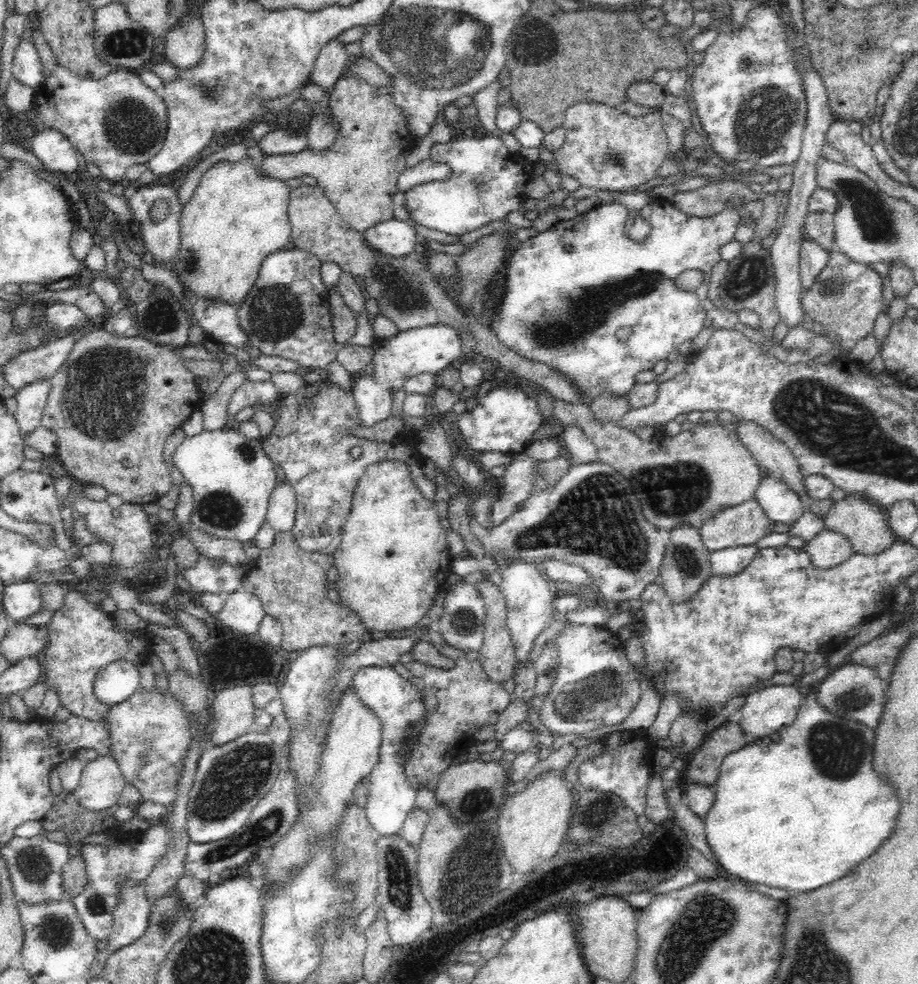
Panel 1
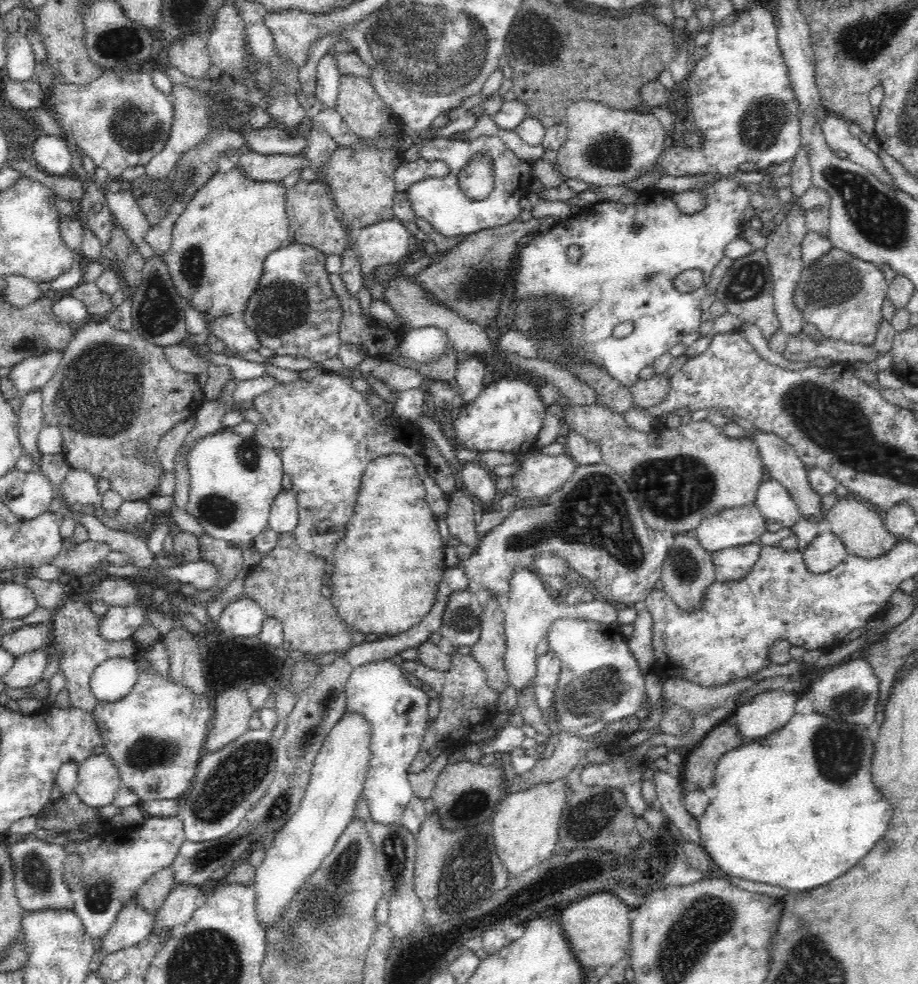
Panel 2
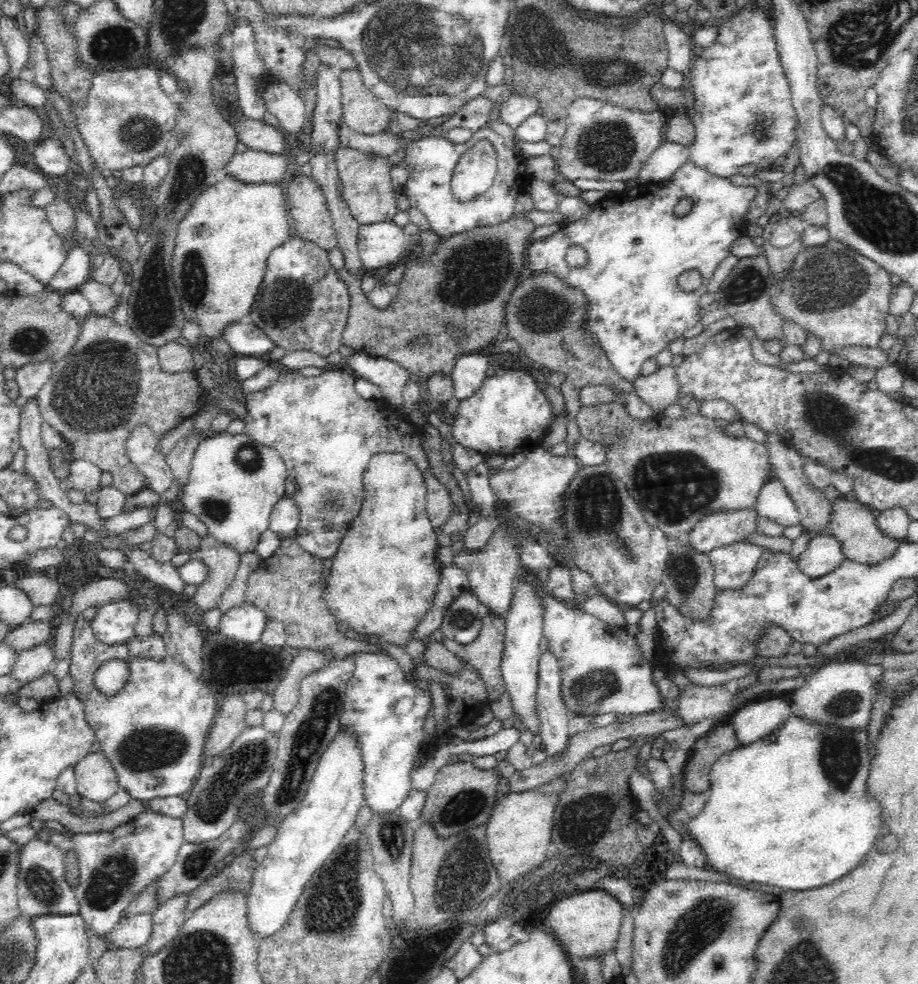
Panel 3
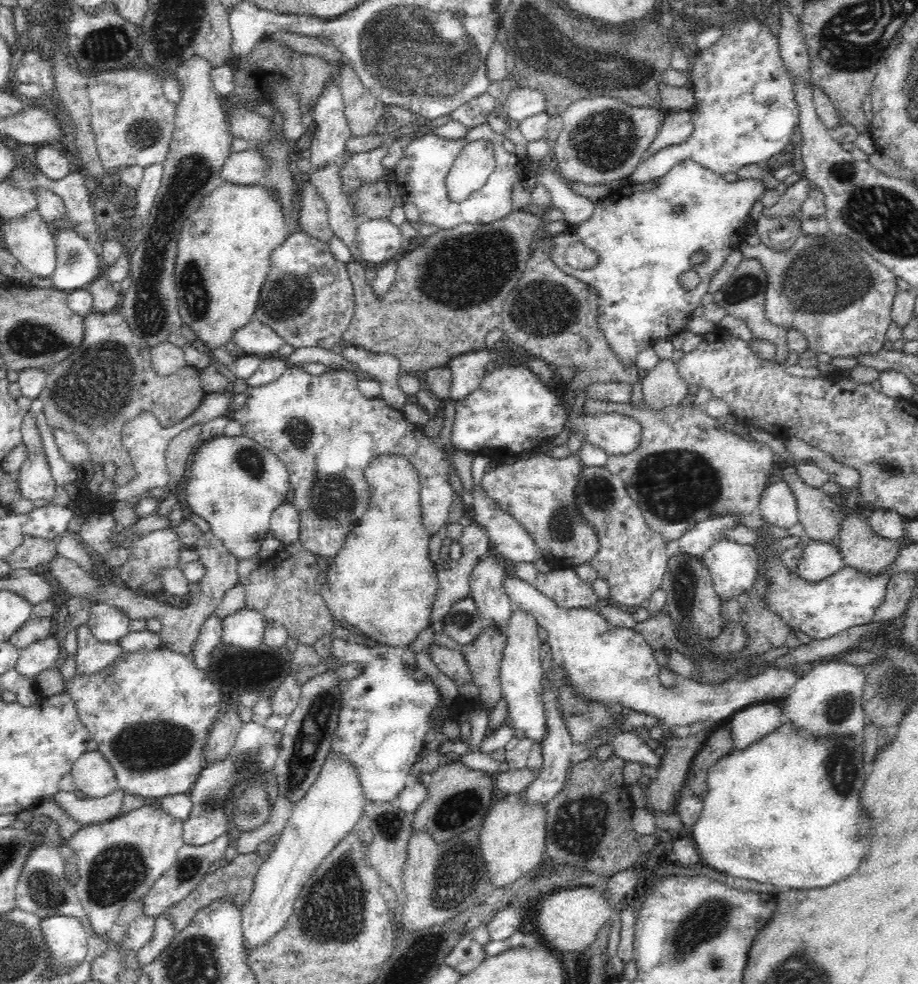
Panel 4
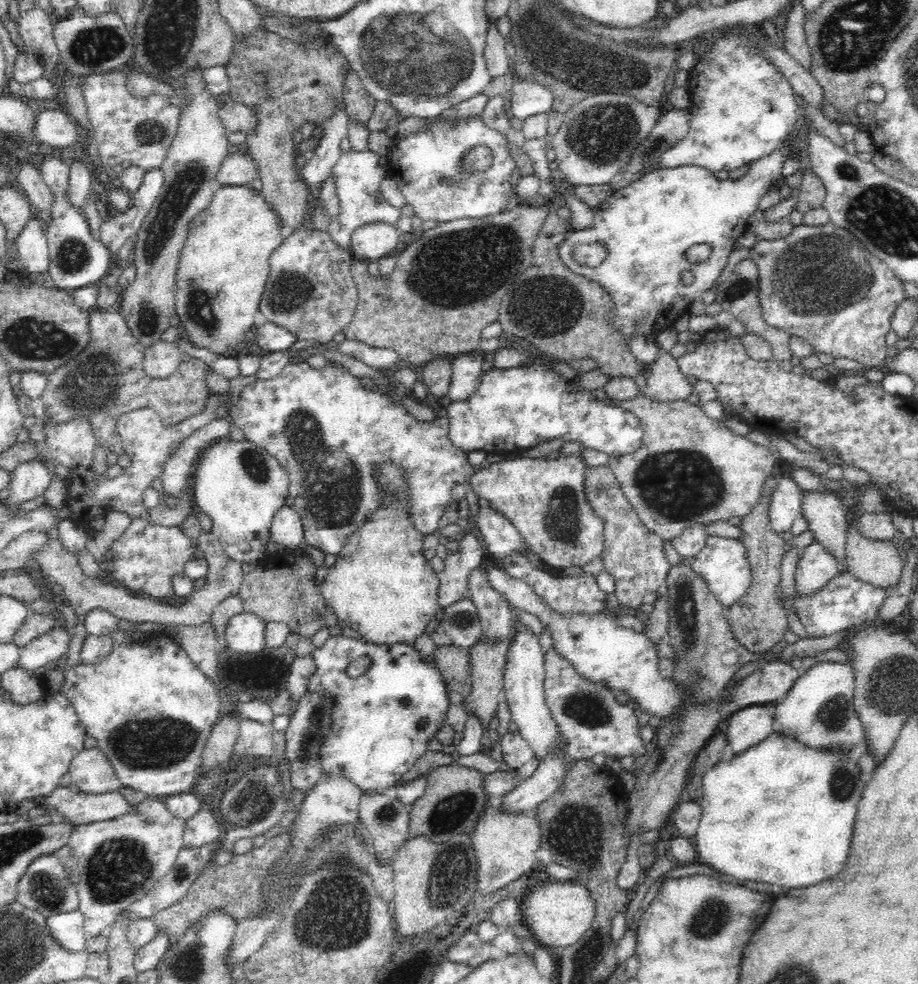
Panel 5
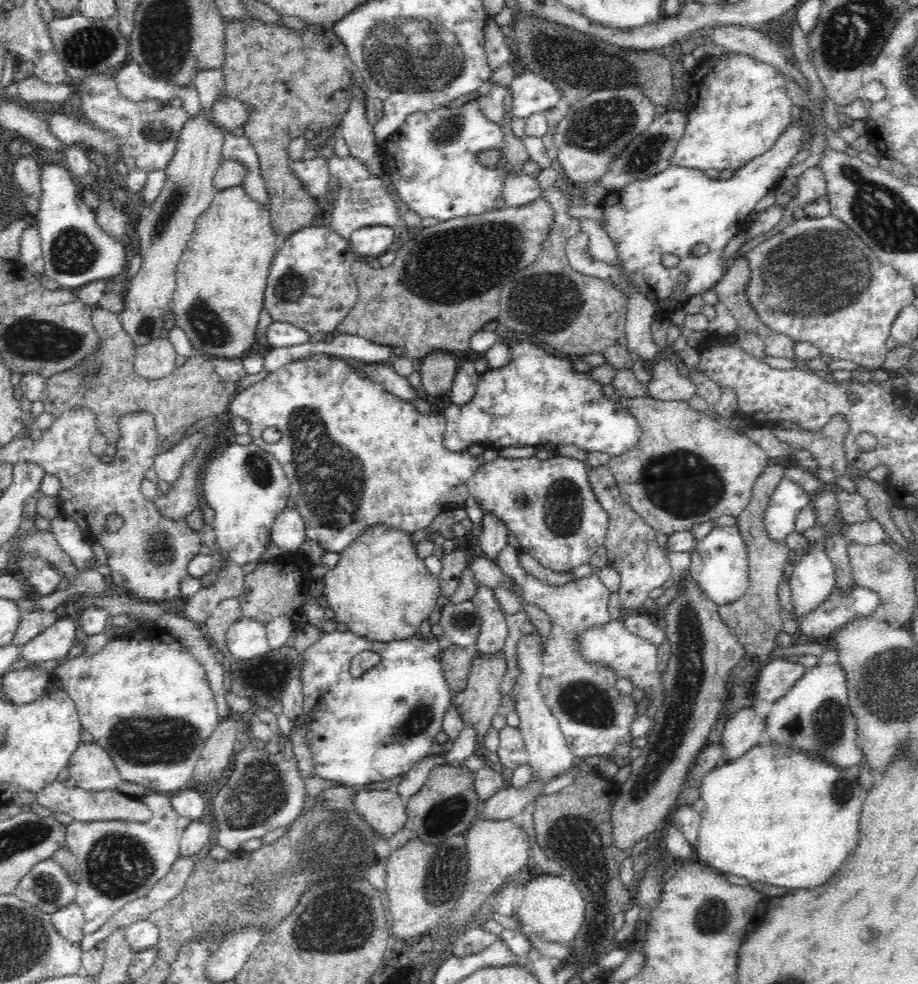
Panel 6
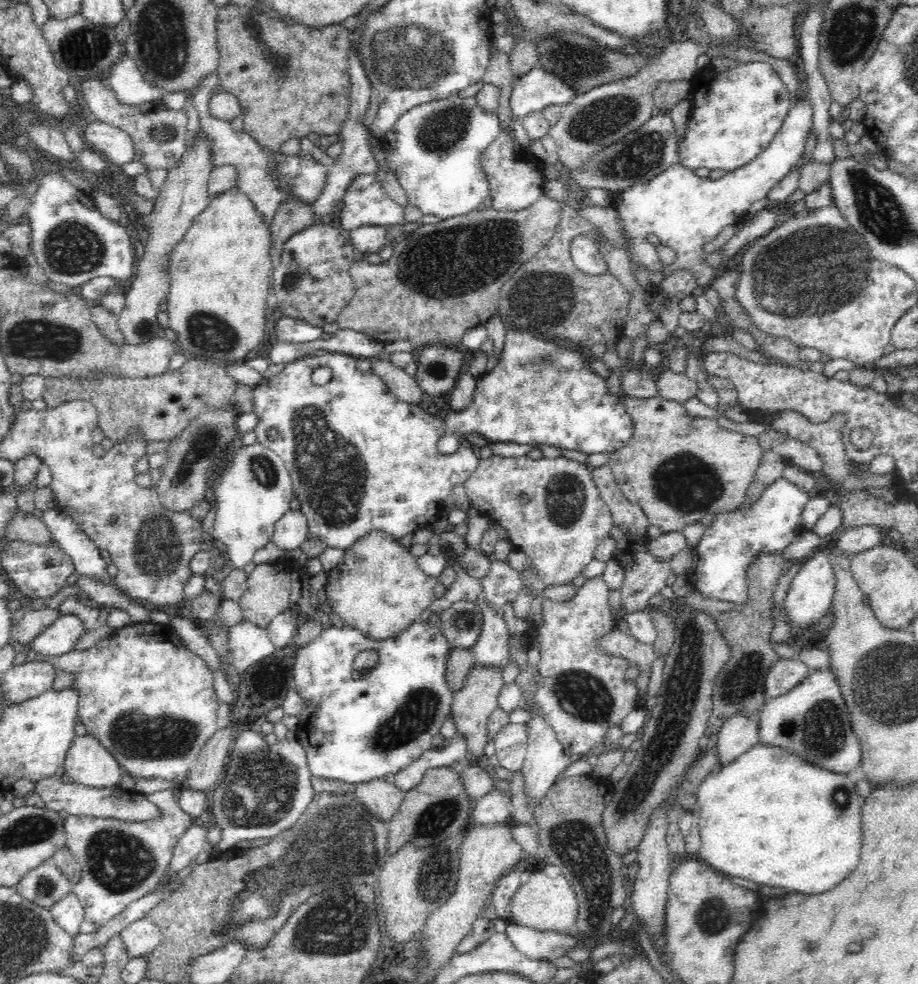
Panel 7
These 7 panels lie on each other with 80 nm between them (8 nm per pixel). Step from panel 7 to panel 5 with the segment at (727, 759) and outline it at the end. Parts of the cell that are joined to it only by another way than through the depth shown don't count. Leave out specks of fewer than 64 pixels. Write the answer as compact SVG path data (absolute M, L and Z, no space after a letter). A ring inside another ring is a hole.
M750 705L739 709L729 718L725 736L734 755L742 754L751 746L774 733L774 713L763 705Z

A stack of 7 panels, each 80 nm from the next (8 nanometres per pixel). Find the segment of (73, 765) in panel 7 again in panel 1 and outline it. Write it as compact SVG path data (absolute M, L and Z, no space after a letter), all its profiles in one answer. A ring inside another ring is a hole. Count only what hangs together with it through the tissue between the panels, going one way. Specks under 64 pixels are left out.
M102 756L86 762L80 784L72 793L84 808L104 810L119 804L126 785L116 759Z

